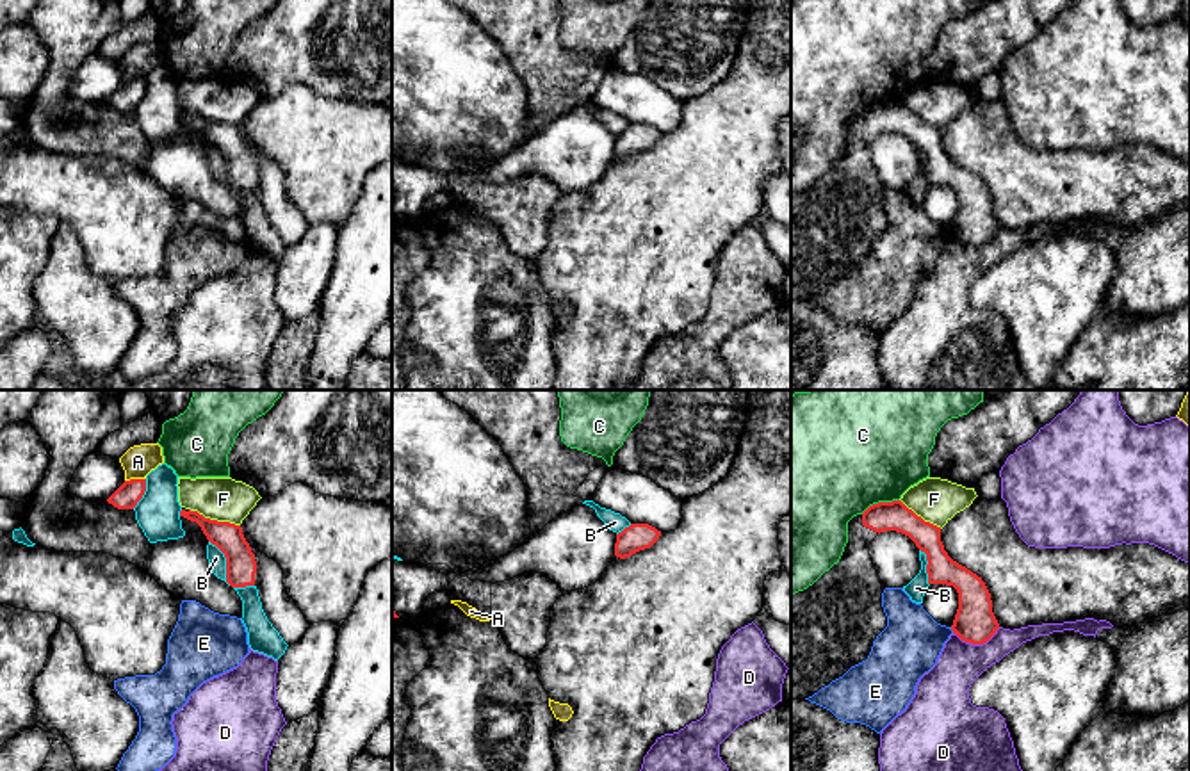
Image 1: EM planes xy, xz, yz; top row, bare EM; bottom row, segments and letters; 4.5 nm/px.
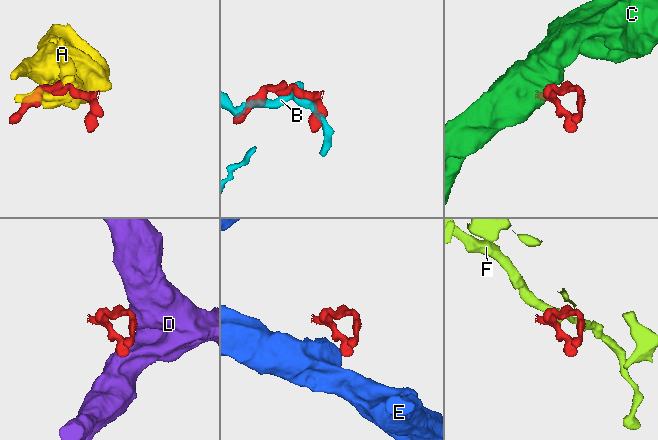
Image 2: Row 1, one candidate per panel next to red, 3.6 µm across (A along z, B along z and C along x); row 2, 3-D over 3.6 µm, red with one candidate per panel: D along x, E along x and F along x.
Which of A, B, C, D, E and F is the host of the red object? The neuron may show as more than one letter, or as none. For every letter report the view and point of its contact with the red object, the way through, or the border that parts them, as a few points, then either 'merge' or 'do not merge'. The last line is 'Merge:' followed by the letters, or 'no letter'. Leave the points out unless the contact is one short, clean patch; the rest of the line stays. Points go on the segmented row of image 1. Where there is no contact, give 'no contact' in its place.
A: xy (134, 479) | do not merge
B: xy (227, 563) | do not merge
C: yz (879, 503) | along yz (898, 499), (873, 503), (861, 513) | do not merge
D: yz (977, 643) | along yz (1000, 627), (982, 643), (966, 643), (953, 634) | do not merge
E: yz (952, 629) | along yz (950, 627), (953, 633) | do not merge
F: xy (214, 520) | along xy (189, 508), (205, 517), (239, 526) | do not merge
Merge: no letter

